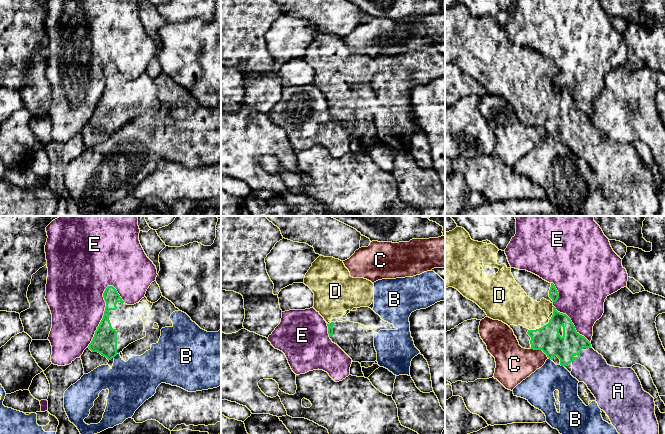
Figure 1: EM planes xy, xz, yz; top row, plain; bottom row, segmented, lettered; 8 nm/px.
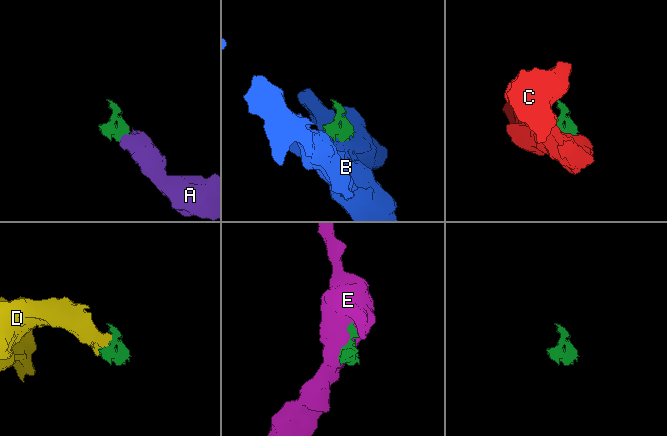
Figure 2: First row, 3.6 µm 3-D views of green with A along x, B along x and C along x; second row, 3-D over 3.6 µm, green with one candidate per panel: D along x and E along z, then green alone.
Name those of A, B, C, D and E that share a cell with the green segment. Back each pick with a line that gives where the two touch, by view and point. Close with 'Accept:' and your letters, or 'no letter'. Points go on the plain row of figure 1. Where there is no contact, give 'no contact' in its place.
A: yz (578, 133)
D: yz (532, 106)
Accept: A, D

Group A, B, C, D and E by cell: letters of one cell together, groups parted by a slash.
A D / B / C / E

